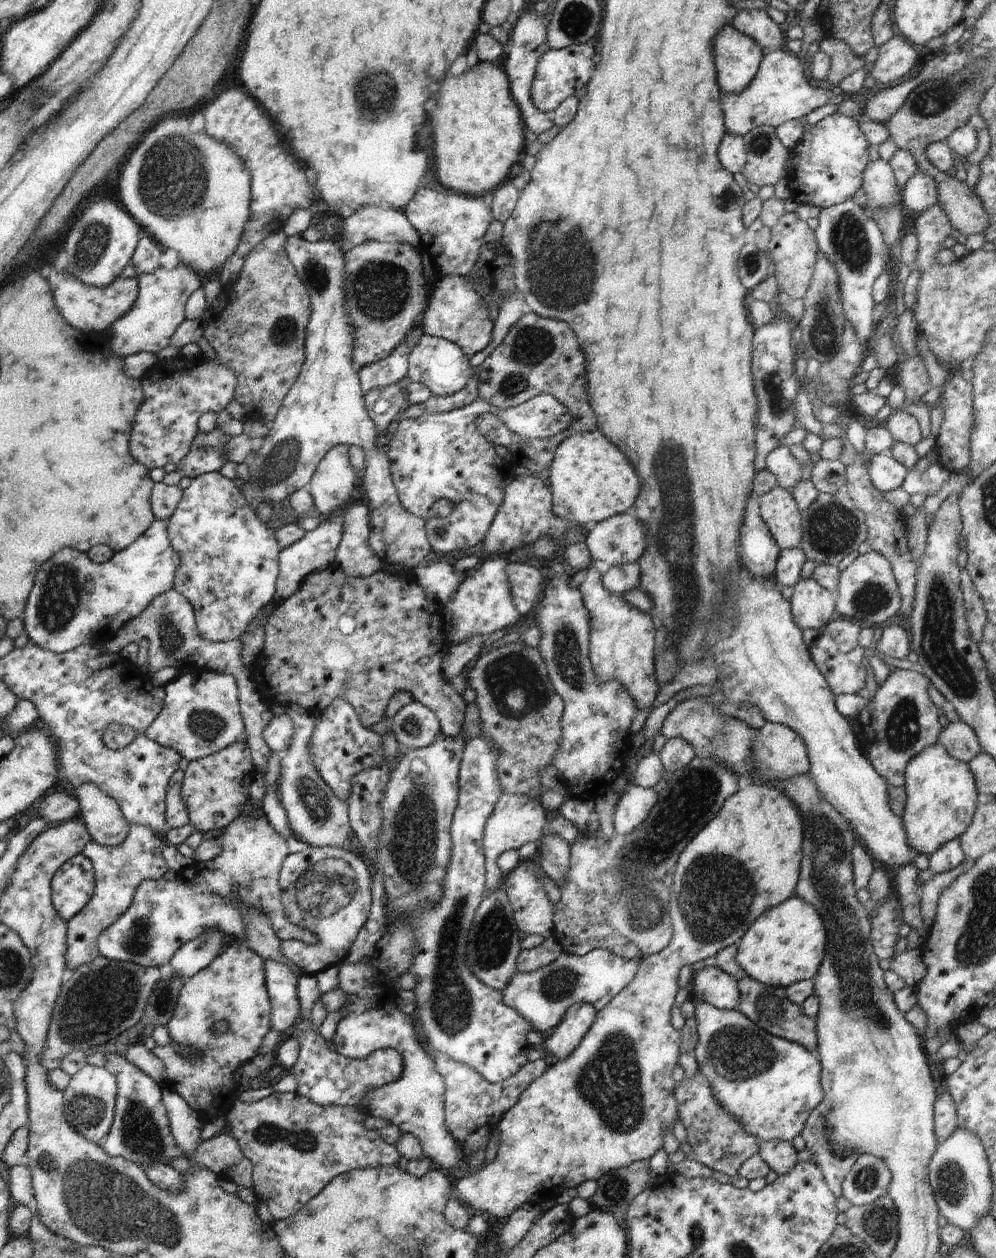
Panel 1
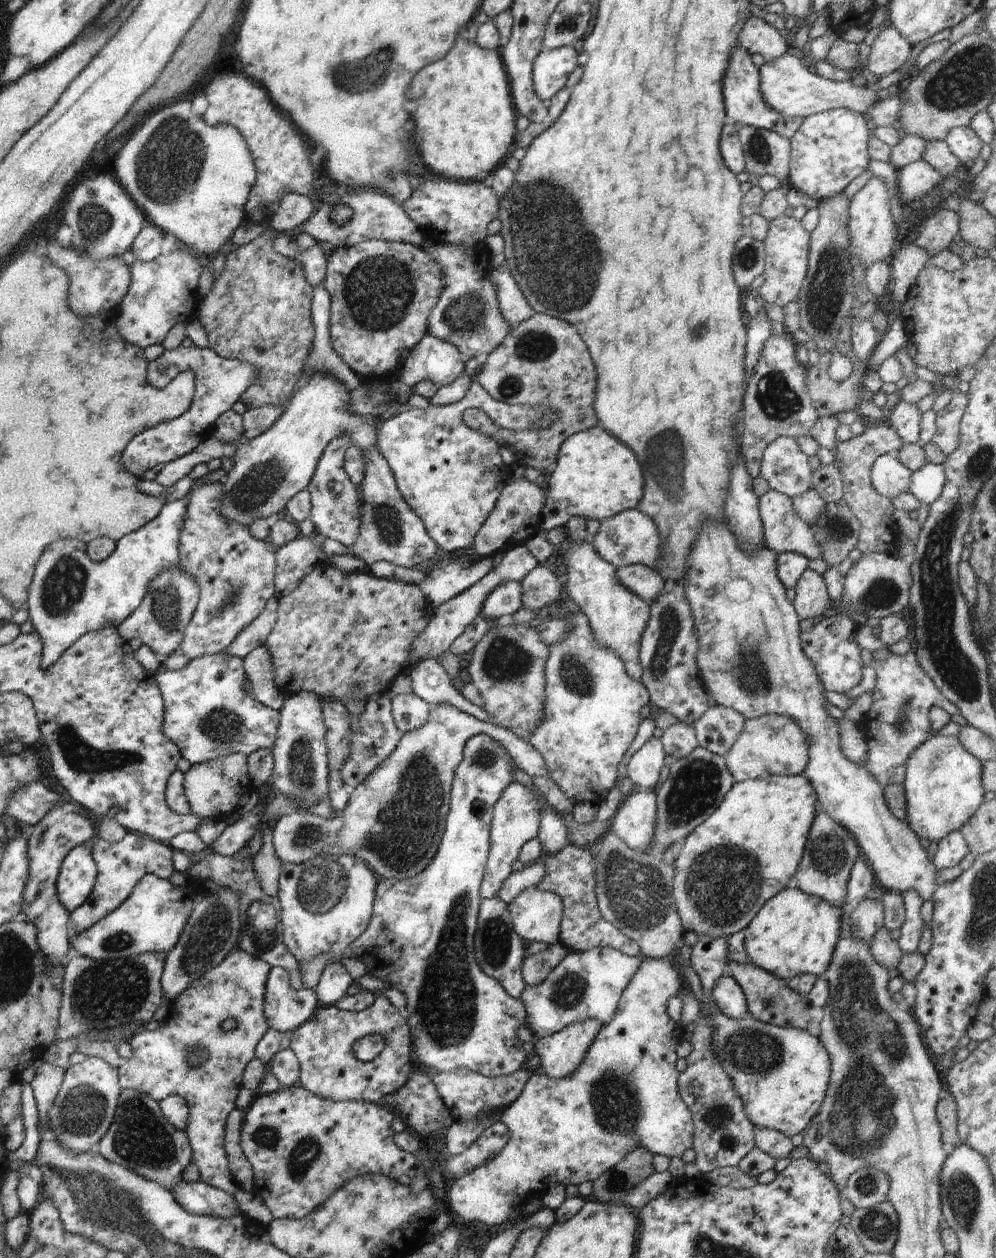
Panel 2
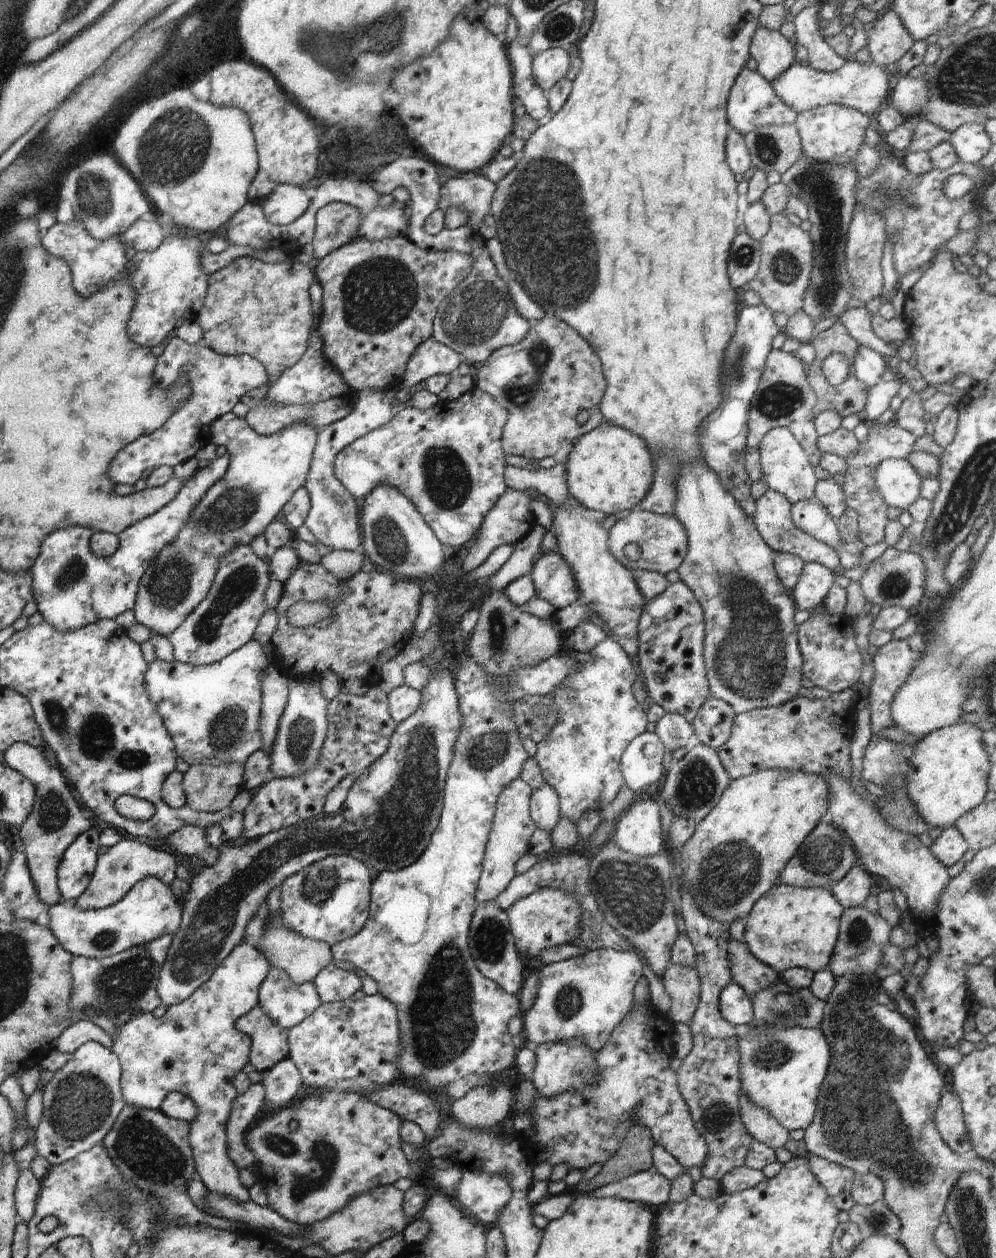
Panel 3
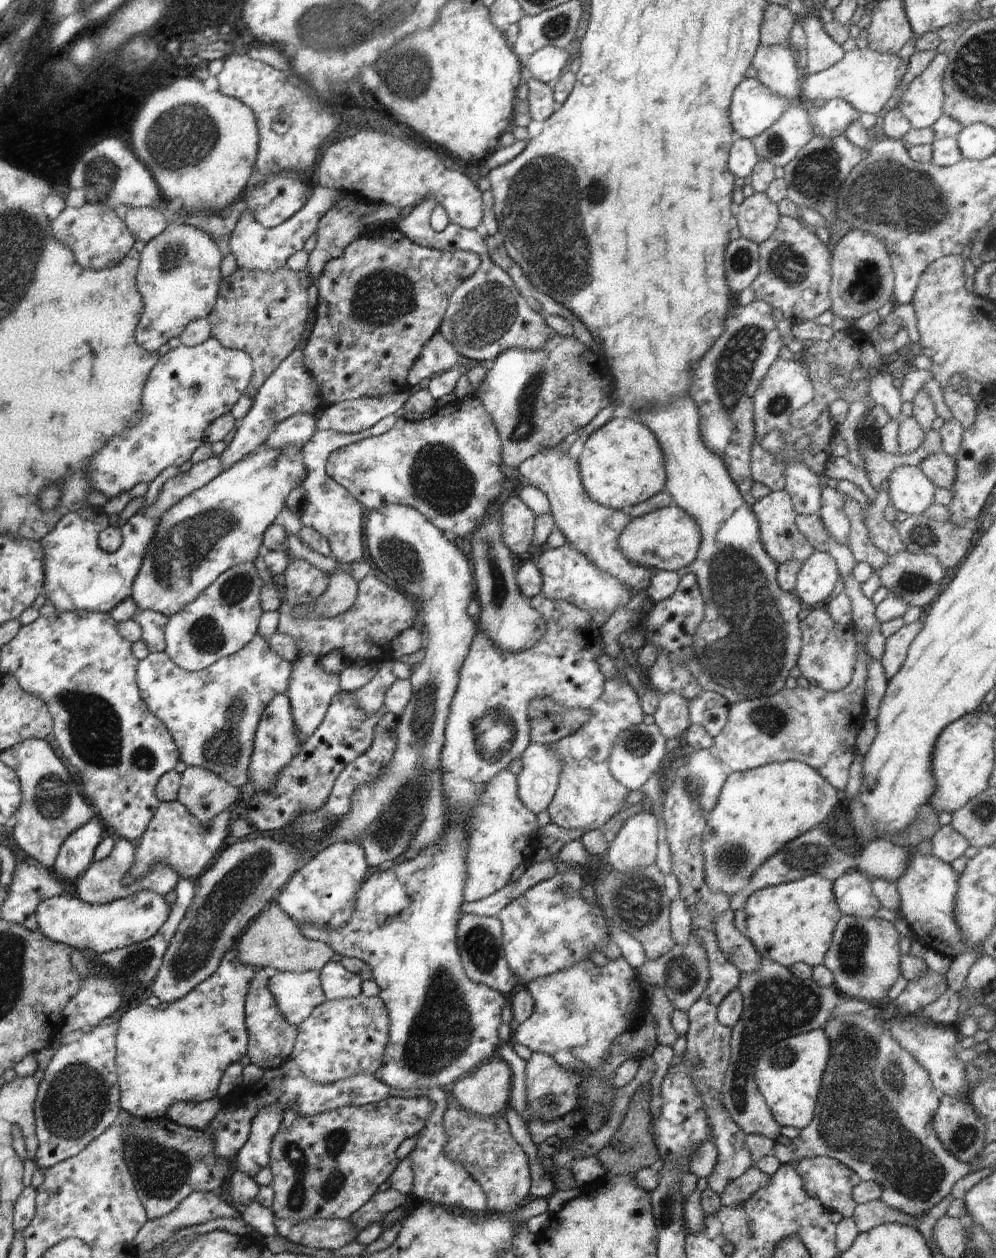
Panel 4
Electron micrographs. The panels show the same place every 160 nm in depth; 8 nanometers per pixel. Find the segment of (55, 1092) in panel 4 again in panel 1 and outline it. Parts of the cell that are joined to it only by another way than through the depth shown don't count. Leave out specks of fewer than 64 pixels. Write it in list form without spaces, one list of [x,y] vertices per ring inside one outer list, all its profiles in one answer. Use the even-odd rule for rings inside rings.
[[[86,1065],[71,1076],[67,1088],[63,1091],[64,1118],[76,1132],[88,1140],[98,1143],[108,1134],[115,1115],[115,1100],[117,1099],[117,1078],[106,1067]]]

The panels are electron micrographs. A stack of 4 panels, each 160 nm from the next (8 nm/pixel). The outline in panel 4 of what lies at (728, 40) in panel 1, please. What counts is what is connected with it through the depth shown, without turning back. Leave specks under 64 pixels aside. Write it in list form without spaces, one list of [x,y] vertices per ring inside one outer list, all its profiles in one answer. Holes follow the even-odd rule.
[[[744,77],[732,96],[731,127],[736,137],[753,139],[768,130],[792,103],[757,78]]]

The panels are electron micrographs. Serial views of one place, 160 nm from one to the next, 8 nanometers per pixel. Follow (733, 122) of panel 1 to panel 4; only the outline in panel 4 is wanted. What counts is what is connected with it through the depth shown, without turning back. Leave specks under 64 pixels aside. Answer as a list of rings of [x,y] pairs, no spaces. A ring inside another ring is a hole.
[[[856,48],[846,53],[839,63],[826,70],[812,74],[803,73],[800,99],[807,104],[813,100],[842,99],[861,113],[870,112],[878,115],[886,106],[887,100],[894,95],[896,85],[907,70],[908,65],[897,55],[877,53],[869,48],[862,50]]]

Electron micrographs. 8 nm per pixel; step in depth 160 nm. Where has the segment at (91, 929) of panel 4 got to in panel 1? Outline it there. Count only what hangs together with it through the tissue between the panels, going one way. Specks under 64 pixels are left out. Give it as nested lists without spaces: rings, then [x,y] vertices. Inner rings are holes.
[[[249,800],[241,807],[239,815],[224,827],[216,840],[221,846],[221,851],[212,860],[196,864],[195,886],[188,886],[186,878],[178,875],[175,880],[145,880],[139,884],[128,910],[114,924],[100,933],[97,945],[103,957],[126,963],[136,963],[143,967],[159,967],[168,964],[174,953],[188,941],[200,936],[207,929],[220,931],[223,935],[236,936],[238,942],[244,943],[247,935],[241,904],[250,909],[257,909],[271,922],[273,931],[281,940],[296,939],[304,943],[315,944],[316,934],[292,924],[286,916],[281,903],[281,890],[279,887],[279,872],[286,856],[289,855],[288,847],[283,836],[270,824],[265,815],[255,817],[250,815],[254,805]],[[232,884],[239,884],[239,892],[232,892]]]

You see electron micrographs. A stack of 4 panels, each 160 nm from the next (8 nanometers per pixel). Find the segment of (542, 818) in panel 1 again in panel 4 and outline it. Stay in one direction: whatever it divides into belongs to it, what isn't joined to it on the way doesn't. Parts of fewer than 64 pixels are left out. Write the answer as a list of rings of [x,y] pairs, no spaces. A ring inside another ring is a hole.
[[[510,770],[499,772],[484,789],[483,798],[467,819],[467,883],[463,899],[473,903],[494,894],[512,880],[514,868],[533,861],[539,848],[537,818],[522,804],[517,776]]]

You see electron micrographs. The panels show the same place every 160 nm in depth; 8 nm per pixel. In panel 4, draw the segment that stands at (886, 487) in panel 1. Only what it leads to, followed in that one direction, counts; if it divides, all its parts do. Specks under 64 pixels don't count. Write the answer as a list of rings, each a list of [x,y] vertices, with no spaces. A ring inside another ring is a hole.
[[[896,467],[887,478],[891,506],[909,515],[920,515],[935,502],[935,484],[919,467]]]

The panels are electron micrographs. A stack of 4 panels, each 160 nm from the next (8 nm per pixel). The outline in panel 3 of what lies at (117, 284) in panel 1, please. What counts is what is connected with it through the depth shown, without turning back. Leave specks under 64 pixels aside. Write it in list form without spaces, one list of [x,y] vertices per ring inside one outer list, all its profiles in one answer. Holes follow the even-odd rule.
[[[76,219],[67,225],[56,222],[45,232],[41,243],[52,256],[61,258],[68,264],[71,270],[72,286],[76,294],[80,294],[84,299],[97,293],[108,283],[120,281],[127,272],[126,248],[121,243],[120,235],[105,241],[96,240]]]

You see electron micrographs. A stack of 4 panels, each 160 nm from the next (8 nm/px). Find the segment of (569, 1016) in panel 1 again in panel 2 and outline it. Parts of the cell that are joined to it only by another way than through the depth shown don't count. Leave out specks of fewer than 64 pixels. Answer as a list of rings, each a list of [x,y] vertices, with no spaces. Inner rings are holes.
[[[584,1019],[567,1024],[550,1036],[536,1039],[534,1054],[541,1058],[540,1072],[553,1079],[574,1072],[602,1025],[598,1019]]]

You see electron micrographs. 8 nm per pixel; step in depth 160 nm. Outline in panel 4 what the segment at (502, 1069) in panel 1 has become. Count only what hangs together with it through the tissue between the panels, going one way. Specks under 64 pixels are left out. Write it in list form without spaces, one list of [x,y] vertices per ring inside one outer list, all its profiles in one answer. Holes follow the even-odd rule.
[[[537,594],[528,603],[532,608],[535,608],[546,621],[547,627],[544,636],[539,640],[539,643],[521,653],[511,653],[502,651],[498,648],[482,631],[474,635],[472,639],[468,654],[465,656],[464,662],[460,667],[459,681],[454,698],[451,702],[450,714],[448,715],[447,725],[445,726],[445,741],[443,749],[441,750],[441,788],[443,789],[443,799],[445,807],[447,808],[447,825],[440,833],[439,839],[427,847],[421,848],[421,851],[416,856],[402,860],[402,862],[394,863],[390,868],[378,871],[372,874],[368,880],[364,881],[362,888],[357,892],[357,901],[355,912],[351,915],[351,919],[343,927],[337,928],[335,931],[328,932],[326,929],[315,927],[310,923],[301,923],[297,927],[302,931],[306,938],[325,942],[330,948],[334,949],[336,954],[341,957],[350,957],[353,959],[363,960],[369,966],[369,971],[372,973],[373,981],[379,986],[379,997],[386,1005],[389,1019],[389,1041],[385,1048],[383,1059],[381,1060],[380,1068],[373,1074],[378,1080],[384,1084],[391,1086],[395,1089],[427,1089],[440,1087],[448,1089],[460,1077],[467,1075],[474,1071],[480,1064],[498,1057],[500,1037],[498,1037],[498,1027],[500,1026],[501,1012],[506,1004],[506,999],[500,991],[495,991],[485,984],[476,984],[472,982],[465,973],[463,964],[461,963],[461,956],[459,948],[457,947],[457,924],[461,912],[459,909],[463,906],[465,900],[463,899],[463,892],[465,884],[467,883],[467,819],[471,816],[472,810],[477,807],[479,800],[483,798],[482,794],[487,784],[499,773],[506,771],[509,764],[516,759],[523,757],[523,752],[528,748],[531,743],[529,735],[529,722],[528,722],[528,705],[529,702],[536,697],[551,698],[556,704],[564,705],[569,709],[581,708],[583,710],[590,709],[594,701],[600,698],[603,693],[603,686],[605,683],[605,676],[600,672],[597,658],[600,655],[608,653],[616,645],[606,647],[600,635],[600,628],[594,626],[591,622],[590,612],[583,611],[576,608],[573,604],[561,601],[550,600],[542,594]]]

